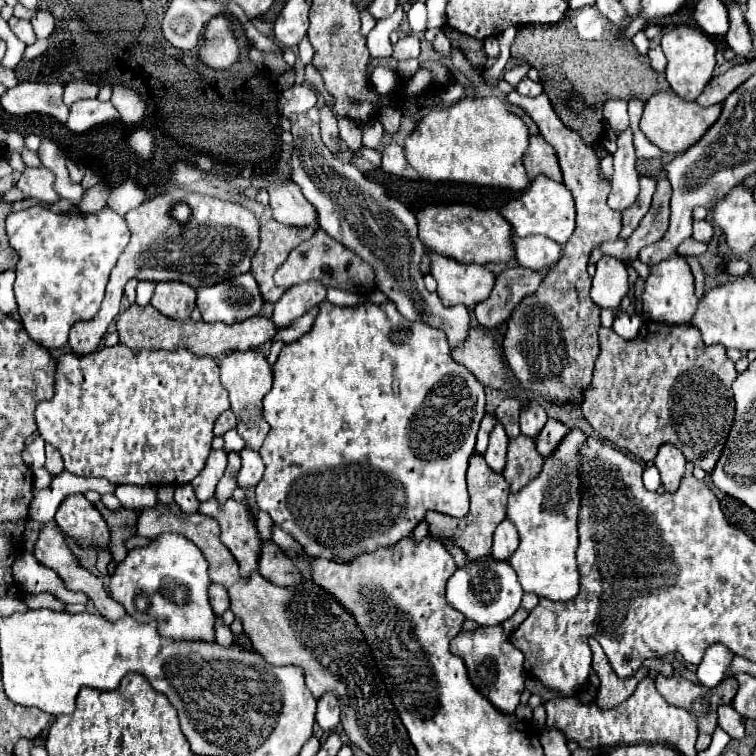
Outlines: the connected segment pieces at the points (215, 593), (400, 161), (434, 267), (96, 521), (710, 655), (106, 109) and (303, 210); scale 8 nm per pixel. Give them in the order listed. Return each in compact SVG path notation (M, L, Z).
M210 584L208 594L210 594L210 604L212 604L214 614L222 616L230 608L228 606L228 594L226 594L226 590L222 586L218 586L218 584Z
M396 142L386 144L382 150L382 170L394 176L404 176L404 170L408 168L408 160L404 156L404 148Z
M430 250L430 274L438 282L438 296L446 306L476 306L488 298L494 274L478 264L462 264Z
M84 494L68 496L56 512L56 522L62 532L76 538L80 544L88 544L92 548L108 546L110 532L106 530L106 522Z
M714 644L706 650L702 662L698 664L698 682L704 688L714 688L726 678L726 672L732 664L734 654L724 644Z
M80 100L70 106L70 116L66 126L82 134L90 130L92 126L106 124L106 122L116 122L120 120L120 112L112 106L112 102L100 102L100 100Z
M294 182L272 184L268 188L268 194L270 194L272 216L278 222L296 226L296 228L320 230L316 208L302 196L298 184L294 184Z

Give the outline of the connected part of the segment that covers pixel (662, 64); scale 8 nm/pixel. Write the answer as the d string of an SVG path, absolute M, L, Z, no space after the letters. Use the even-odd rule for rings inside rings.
M658 46L658 48L652 48L652 50L648 52L648 58L650 58L650 64L652 64L654 70L662 72L662 70L666 68L666 56L664 56L664 52L662 52L660 46Z

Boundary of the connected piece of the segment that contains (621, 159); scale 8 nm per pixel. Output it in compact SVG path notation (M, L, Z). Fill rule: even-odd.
M628 128L628 130L620 132L618 138L616 138L616 144L618 144L618 148L612 154L612 158L614 158L614 176L612 176L612 182L610 182L612 192L608 196L608 206L616 212L624 212L626 208L630 208L636 202L638 192L640 192L638 172L636 172L636 156L634 156L634 146L632 146L632 130Z

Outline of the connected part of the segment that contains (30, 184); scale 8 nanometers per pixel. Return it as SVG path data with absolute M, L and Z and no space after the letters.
M26 168L16 182L16 188L24 198L36 198L46 204L60 200L60 194L54 190L54 174L48 168Z

